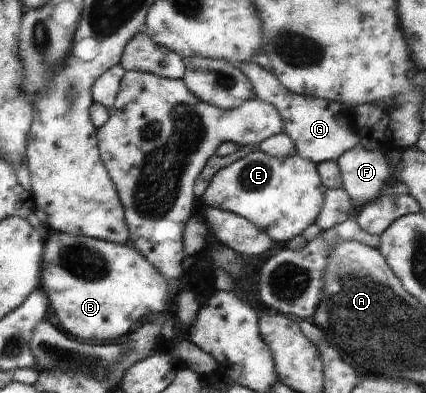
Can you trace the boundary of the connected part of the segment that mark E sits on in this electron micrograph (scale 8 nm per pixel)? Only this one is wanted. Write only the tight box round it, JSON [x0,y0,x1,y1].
[202,149,327,244]

